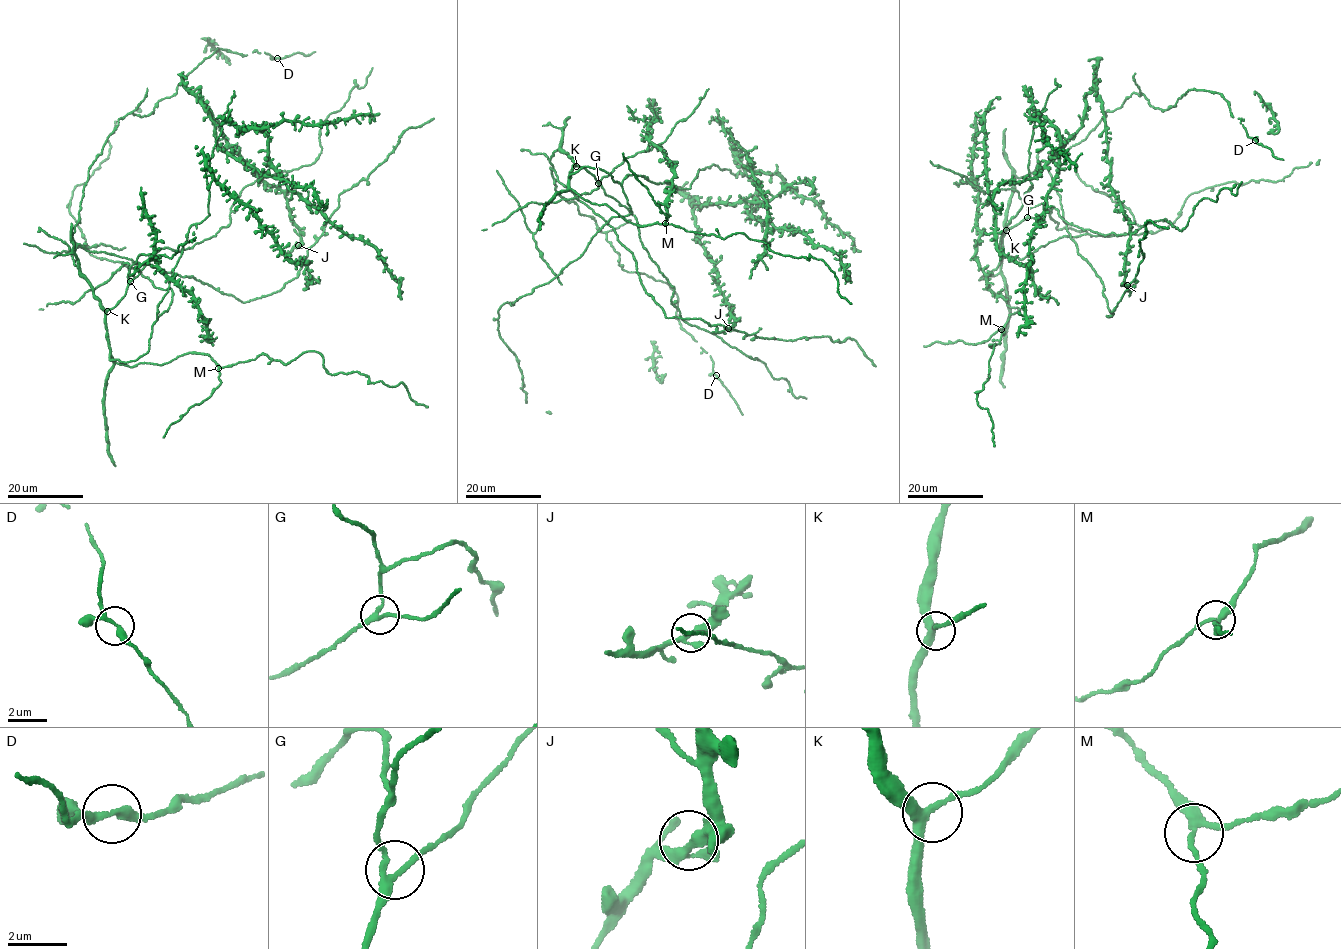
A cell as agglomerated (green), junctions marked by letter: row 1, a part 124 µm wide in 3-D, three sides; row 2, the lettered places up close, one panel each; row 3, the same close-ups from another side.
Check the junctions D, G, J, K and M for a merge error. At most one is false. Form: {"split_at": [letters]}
{"split_at": ["M"]}

